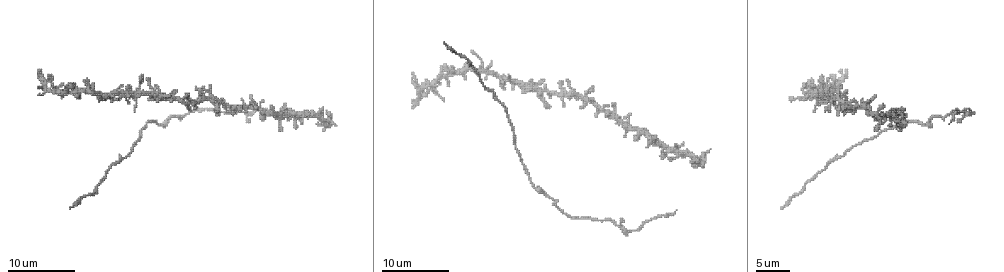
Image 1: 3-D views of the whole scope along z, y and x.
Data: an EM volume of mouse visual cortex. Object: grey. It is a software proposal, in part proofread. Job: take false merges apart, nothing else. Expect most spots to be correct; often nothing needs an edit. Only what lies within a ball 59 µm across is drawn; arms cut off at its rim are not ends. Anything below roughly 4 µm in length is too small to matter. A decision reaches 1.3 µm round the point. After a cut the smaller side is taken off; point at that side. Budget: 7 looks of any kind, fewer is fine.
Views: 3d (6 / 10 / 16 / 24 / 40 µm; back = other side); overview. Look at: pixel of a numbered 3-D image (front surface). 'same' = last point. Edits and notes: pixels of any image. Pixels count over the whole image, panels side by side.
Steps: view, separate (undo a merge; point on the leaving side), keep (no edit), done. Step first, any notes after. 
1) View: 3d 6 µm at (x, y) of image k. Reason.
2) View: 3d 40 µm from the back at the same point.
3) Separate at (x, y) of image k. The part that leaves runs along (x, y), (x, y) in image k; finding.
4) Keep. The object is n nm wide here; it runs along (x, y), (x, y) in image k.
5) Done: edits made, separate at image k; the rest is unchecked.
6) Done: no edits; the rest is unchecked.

View: 3d 16 µm at (480, 69) of image 1. Looks like a crossing.

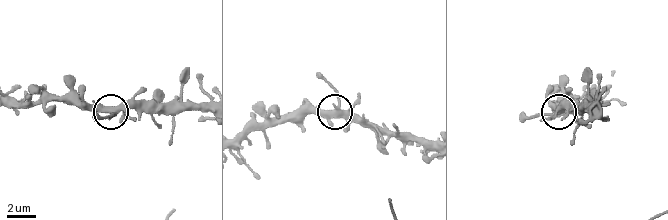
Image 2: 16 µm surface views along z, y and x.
View: 3d 10 µm at (334, 109) of image 2.

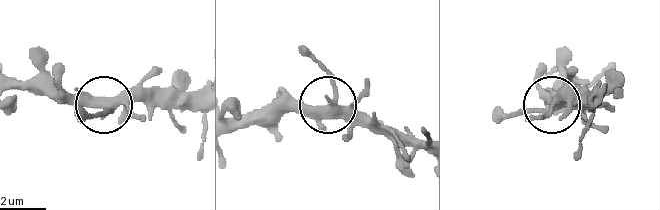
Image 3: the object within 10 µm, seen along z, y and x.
Keep. It runs along (194, 102), (108, 102), (102, 111), (81, 113) in image 3; continuous, no second neuron.

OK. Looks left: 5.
View: 3d 16 µm at (168, 98) of image 1. Thin arm on a thick one.

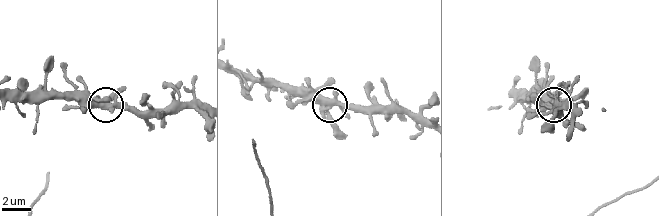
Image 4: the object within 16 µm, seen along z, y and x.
View: 3d 6 µm at (104, 102) of image 4. Zoom in.

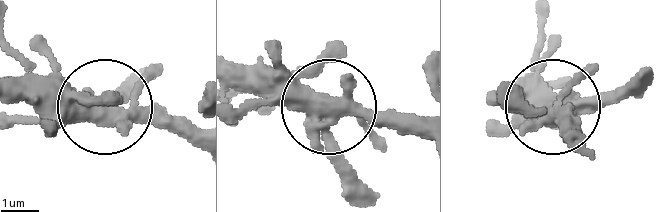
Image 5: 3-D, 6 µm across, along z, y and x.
Keep. The object is 440 nm wide here; it runs along (196, 133), (103, 108), (126, 79) in image 5; one neuron here.

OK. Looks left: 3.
View: 3d 24 µm at (536, 185) of image 1. Thick turns thin.

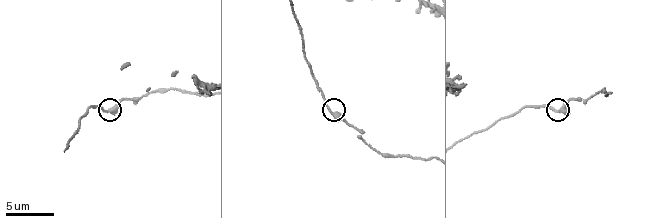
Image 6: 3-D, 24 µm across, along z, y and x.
View: 3d 6 µm at (330, 112) of image 6. Zoom in.

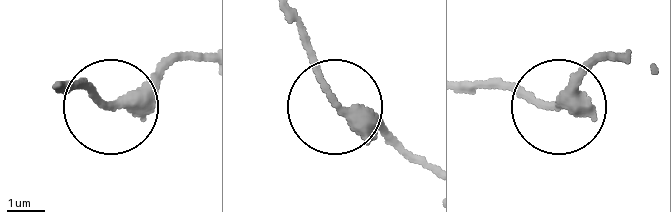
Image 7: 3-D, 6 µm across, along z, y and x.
Keep. It runs along (198, 61), (169, 64), (115, 106), (93, 90), (67, 90) in image 7; one neuron here.

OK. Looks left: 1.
Done: no edits; the rest is unchecked.

